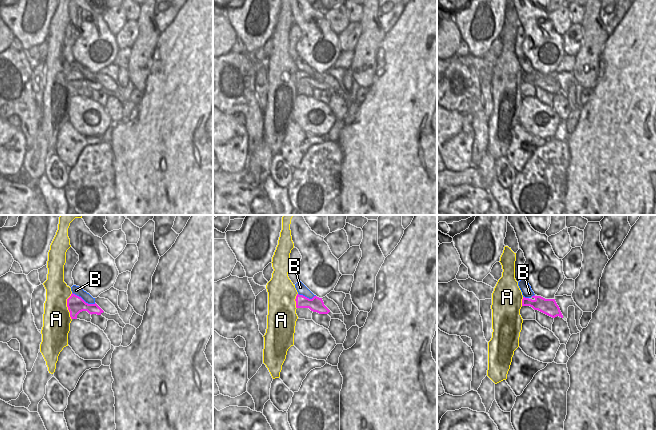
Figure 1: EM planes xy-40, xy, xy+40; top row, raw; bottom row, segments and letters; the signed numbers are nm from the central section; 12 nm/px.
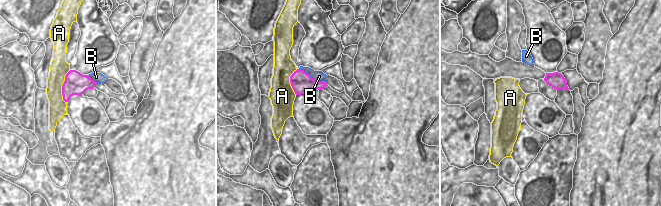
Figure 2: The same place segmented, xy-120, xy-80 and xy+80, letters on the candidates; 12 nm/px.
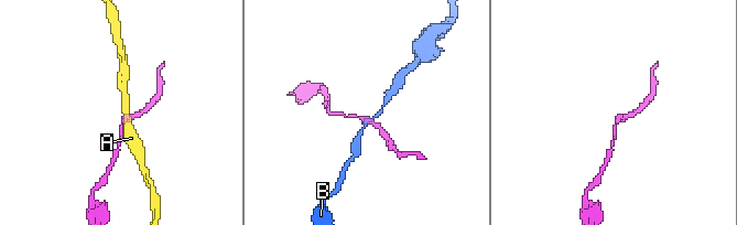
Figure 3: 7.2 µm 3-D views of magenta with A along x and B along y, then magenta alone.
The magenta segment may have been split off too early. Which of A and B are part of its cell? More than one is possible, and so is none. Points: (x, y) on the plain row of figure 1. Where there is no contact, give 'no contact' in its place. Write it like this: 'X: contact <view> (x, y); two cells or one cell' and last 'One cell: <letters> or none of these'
A: contact xy-40 (67, 82); two cells
B: contact xy-40 (83, 76); two cells
One cell: none of these

